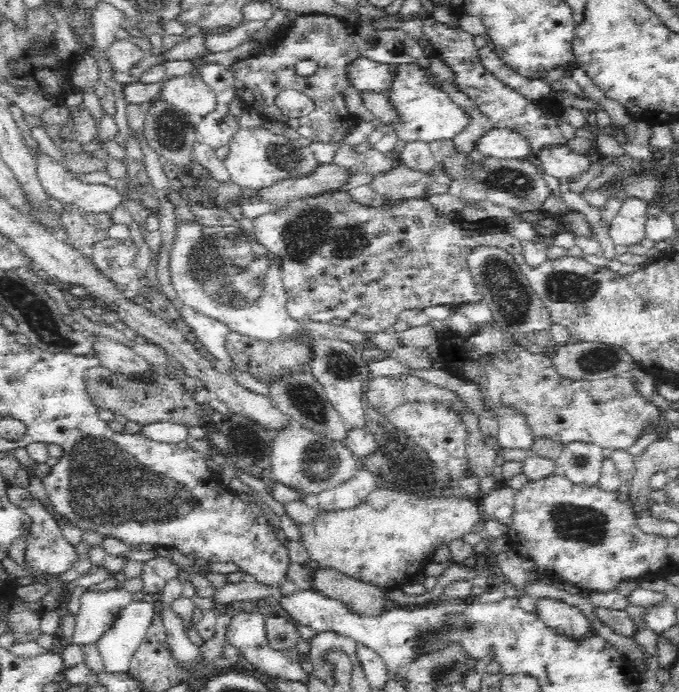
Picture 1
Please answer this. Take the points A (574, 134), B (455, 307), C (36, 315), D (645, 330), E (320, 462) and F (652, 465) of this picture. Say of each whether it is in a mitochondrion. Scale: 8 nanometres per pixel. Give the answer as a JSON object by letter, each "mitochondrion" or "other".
{"A":"other","B":"other","C":"mitochondrion","D":"other","E":"mitochondrion","F":"other"}

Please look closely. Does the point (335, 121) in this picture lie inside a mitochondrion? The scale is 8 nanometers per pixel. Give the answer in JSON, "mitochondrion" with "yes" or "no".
{"mitochondrion":"no"}

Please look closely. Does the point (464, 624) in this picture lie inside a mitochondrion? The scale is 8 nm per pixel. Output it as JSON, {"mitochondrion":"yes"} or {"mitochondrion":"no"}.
{"mitochondrion":"yes"}

